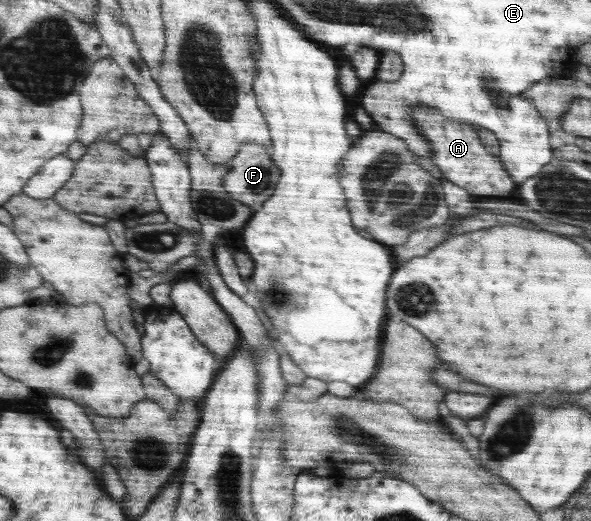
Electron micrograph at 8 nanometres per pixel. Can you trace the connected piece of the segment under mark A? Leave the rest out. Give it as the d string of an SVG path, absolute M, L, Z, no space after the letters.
M412 107L412 111L416 111L412 115L414 124L418 125L420 133L432 145L432 161L446 180L479 199L501 199L504 197L500 195L509 195L518 188L518 183L508 173L503 161L484 146L479 132L476 132L472 125L444 119L430 107Z

